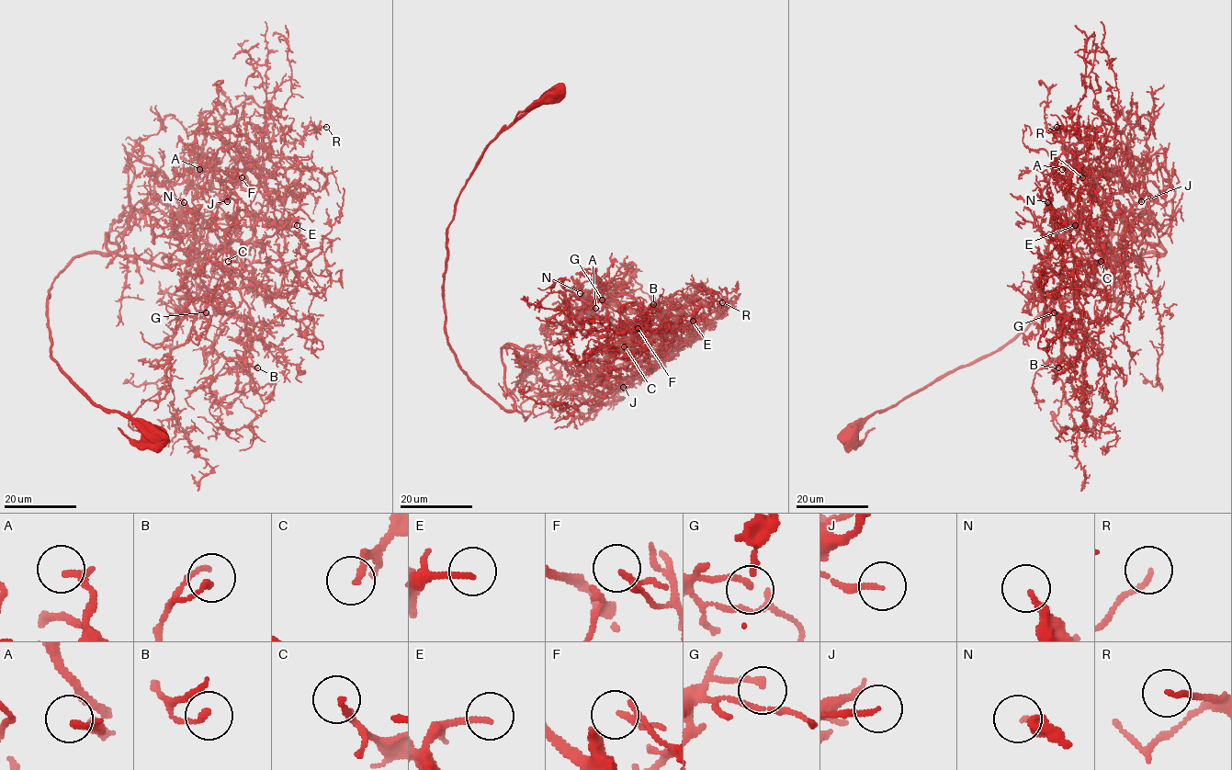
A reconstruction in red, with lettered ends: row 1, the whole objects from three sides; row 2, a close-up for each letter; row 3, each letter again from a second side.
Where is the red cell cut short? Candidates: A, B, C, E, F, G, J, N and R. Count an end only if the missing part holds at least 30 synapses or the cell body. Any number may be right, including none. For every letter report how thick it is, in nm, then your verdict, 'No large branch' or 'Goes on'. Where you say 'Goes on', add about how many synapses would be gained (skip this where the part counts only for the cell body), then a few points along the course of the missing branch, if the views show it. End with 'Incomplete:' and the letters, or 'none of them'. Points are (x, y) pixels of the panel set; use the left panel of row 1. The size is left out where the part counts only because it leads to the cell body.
A: Thickness 180 nm. No large branch
B: Thickness 180 nm. No large branch
C: Thickness 150 nm. No large branch
E: Thickness 180 nm. Goes on. Roughly 45 synapses. Course of what is missing: (297, 225), (310, 237), (316, 237)
F: Thickness 120 nm. No large branch
G: Thickness 130 nm. No large branch
J: Thickness 130 nm. No large branch
N: Thickness 200 nm. No large branch
R: Thickness 140 nm. No large branch
Incomplete: E

